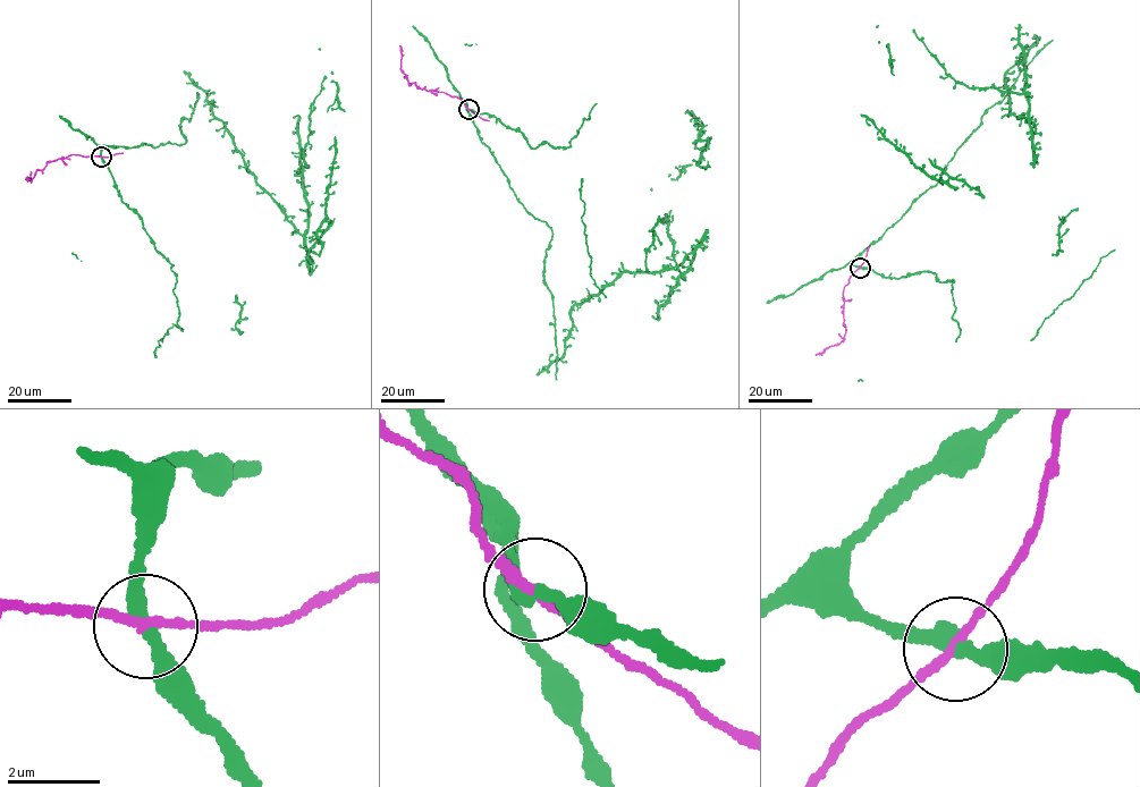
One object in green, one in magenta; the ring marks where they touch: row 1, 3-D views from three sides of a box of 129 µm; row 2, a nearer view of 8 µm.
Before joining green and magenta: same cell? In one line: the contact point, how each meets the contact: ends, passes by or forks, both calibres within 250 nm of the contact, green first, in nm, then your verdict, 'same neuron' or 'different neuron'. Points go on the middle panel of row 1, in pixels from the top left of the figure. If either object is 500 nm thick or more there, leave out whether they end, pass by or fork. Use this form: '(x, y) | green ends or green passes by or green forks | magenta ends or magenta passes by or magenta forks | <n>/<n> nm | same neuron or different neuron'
(469, 109) | green passes by | magenta passes by | 280/190 nm | different neuron

